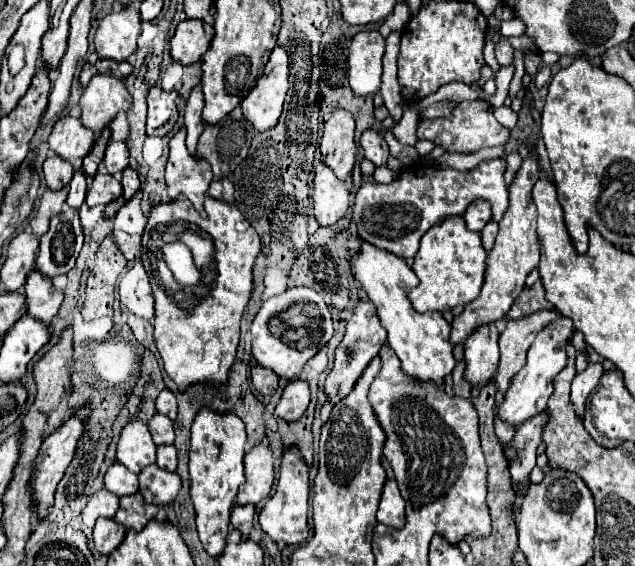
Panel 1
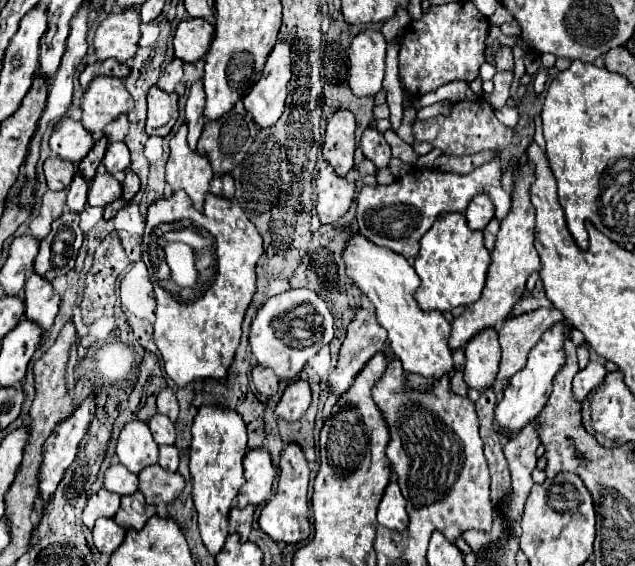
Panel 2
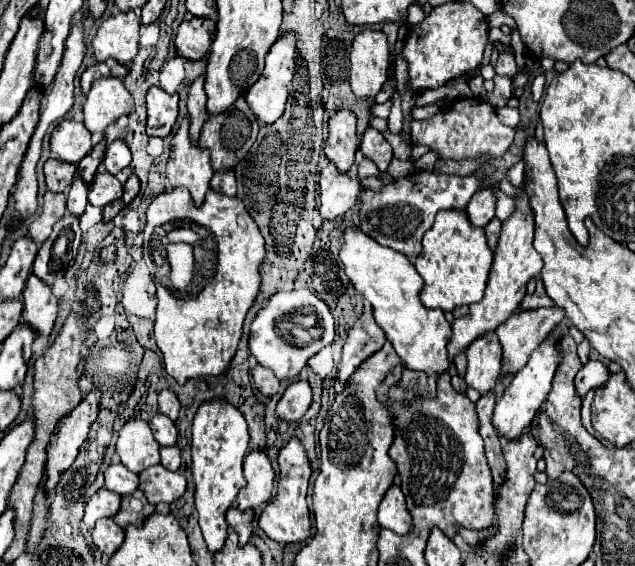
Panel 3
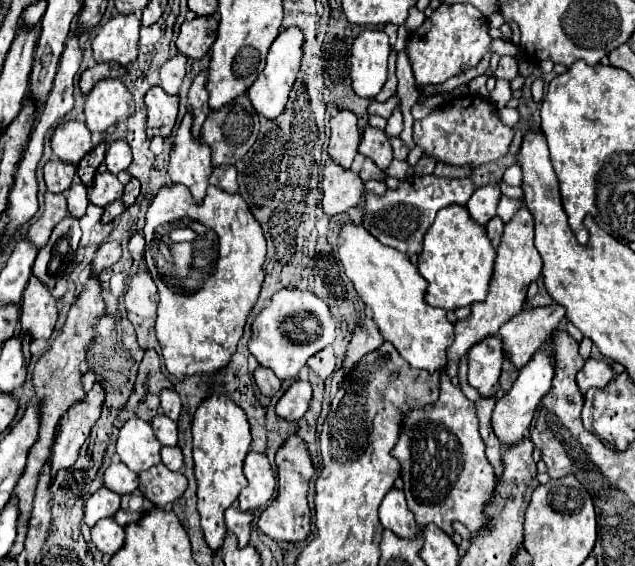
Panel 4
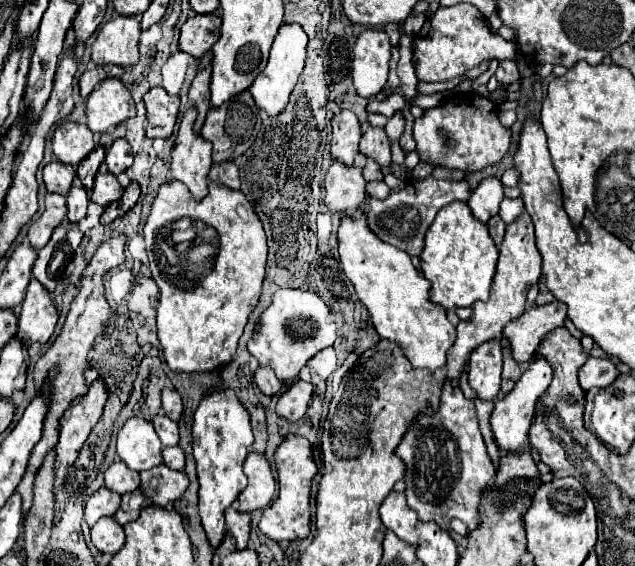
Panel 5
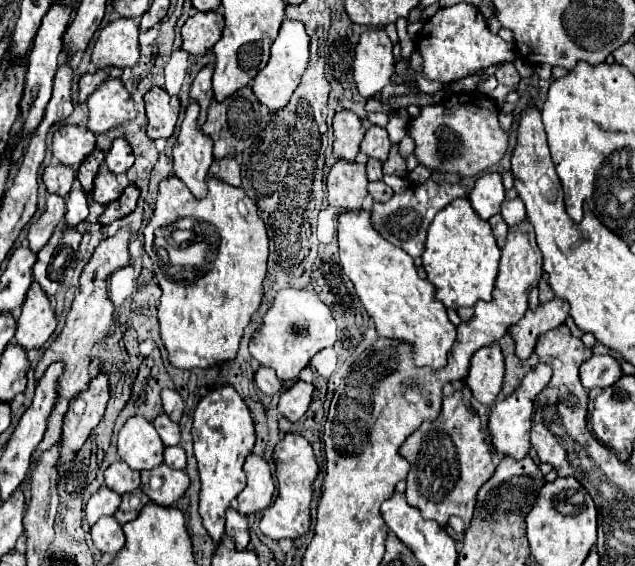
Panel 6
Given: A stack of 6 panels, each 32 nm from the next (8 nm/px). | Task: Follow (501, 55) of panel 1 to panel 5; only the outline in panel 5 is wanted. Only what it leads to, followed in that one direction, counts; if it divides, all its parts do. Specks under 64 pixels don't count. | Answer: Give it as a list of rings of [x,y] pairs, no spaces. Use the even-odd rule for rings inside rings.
[[[500,60],[500,66],[496,70],[496,80],[502,84],[512,84],[520,78],[518,68],[516,68],[516,60]]]

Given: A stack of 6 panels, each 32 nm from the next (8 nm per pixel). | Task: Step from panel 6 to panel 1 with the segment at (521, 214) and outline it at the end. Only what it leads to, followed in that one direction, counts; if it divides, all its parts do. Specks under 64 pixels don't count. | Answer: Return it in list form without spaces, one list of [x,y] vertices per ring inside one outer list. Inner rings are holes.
[[[492,158],[480,162],[470,172],[458,172],[452,168],[438,168],[438,166],[424,166],[424,164],[412,164],[404,168],[394,182],[390,184],[378,184],[378,182],[362,182],[362,186],[356,192],[354,206],[352,206],[352,222],[356,224],[358,236],[366,240],[368,244],[382,248],[386,252],[392,252],[400,258],[414,258],[420,246],[420,238],[436,224],[440,224],[448,216],[460,216],[474,200],[486,200],[492,208],[492,220],[500,220],[504,214],[504,208],[508,208],[508,190],[504,182],[506,172],[506,160],[504,158]]]

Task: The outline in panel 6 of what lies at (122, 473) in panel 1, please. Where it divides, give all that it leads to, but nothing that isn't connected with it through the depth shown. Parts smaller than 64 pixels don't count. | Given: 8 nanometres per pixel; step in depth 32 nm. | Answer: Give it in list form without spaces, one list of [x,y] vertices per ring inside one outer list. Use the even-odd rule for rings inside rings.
[[[120,460],[106,468],[104,478],[106,478],[106,486],[118,494],[134,492],[140,486],[140,474],[132,468],[128,468],[128,464],[124,464]]]

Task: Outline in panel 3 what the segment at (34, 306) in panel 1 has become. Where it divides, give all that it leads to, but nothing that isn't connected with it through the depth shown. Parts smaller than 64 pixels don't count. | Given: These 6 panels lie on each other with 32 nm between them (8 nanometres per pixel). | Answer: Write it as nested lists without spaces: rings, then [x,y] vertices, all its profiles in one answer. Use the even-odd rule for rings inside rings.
[[[30,276],[24,288],[24,312],[22,318],[26,324],[32,324],[40,336],[52,332],[54,320],[58,314],[58,298],[52,294],[50,286],[38,276]]]

